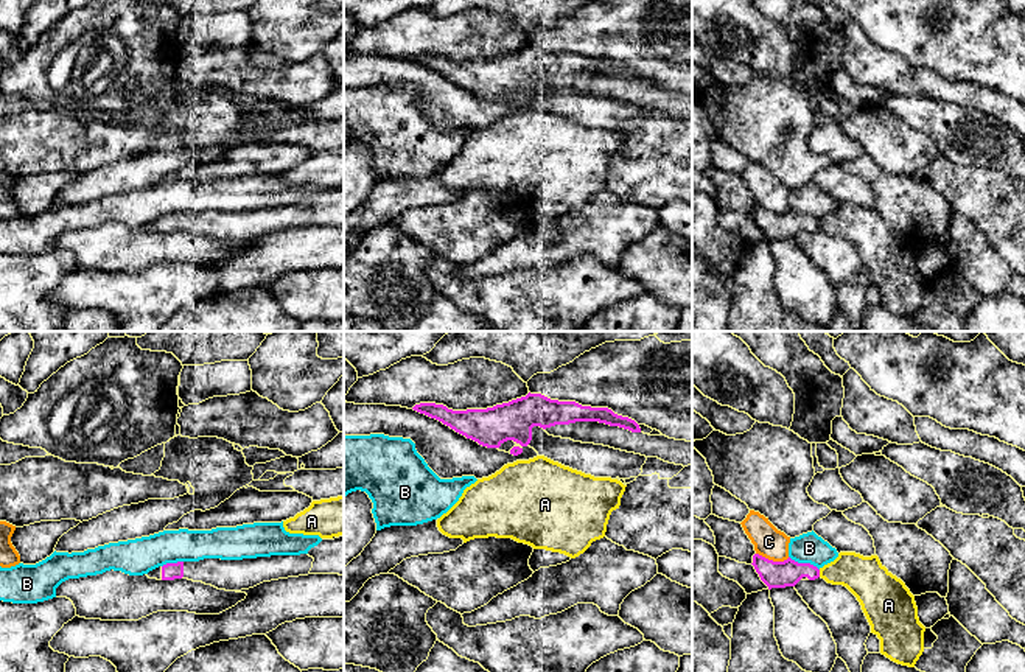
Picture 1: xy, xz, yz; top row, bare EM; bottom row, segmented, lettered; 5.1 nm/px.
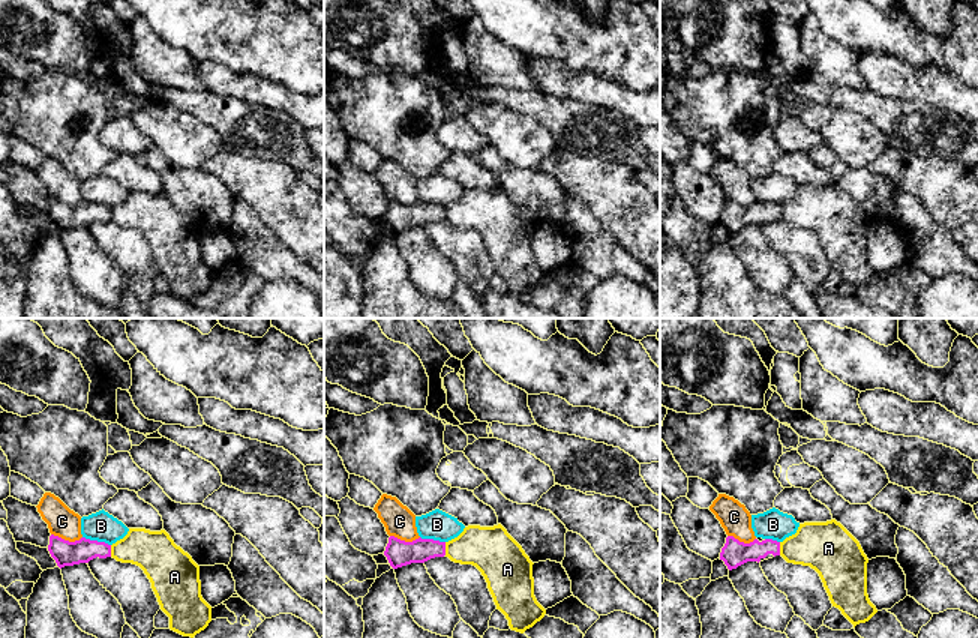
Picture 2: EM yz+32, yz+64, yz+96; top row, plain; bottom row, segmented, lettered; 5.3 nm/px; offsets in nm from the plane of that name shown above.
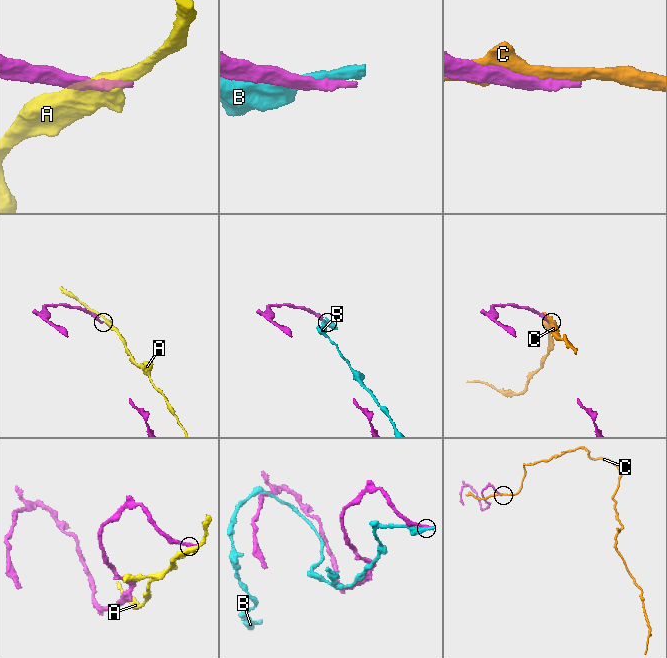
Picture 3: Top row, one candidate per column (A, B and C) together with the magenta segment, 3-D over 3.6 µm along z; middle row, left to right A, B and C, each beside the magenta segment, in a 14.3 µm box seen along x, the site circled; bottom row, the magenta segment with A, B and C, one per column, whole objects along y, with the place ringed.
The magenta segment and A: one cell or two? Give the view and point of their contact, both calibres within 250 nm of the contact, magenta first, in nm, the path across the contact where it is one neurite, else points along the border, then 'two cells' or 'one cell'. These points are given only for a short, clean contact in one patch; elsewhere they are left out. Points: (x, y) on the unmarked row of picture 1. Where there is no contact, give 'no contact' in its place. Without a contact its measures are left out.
yz (818, 224) | 140/220 nm | two cells

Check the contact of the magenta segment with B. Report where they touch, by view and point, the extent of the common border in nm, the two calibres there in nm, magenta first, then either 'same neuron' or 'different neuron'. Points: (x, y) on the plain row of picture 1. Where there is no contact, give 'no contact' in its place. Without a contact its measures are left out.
contact yz (804, 215); length 180 nm; calibres 140 and 160 nm; different neuron

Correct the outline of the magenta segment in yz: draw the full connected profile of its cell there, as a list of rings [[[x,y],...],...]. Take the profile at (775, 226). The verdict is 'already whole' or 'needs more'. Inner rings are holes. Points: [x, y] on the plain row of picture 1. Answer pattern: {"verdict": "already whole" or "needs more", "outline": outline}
{"verdict": "already whole", "outline": [[[754,205],[751,216],[768,241],[795,238],[803,229],[807,229],[809,232],[820,229],[820,221],[817,218],[810,215],[798,215],[790,208],[784,213],[773,213]]]}

